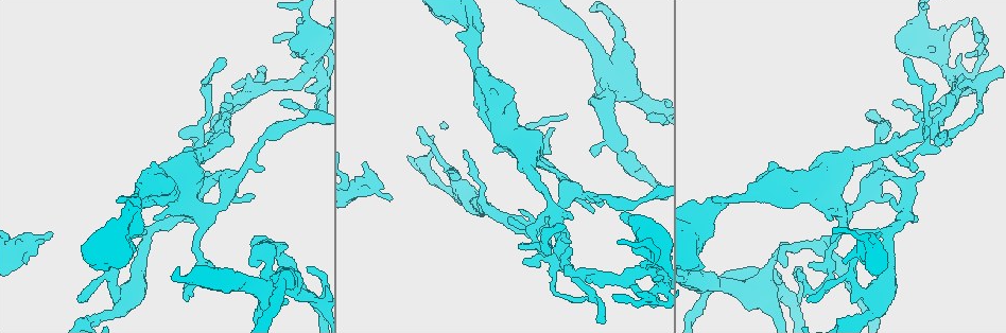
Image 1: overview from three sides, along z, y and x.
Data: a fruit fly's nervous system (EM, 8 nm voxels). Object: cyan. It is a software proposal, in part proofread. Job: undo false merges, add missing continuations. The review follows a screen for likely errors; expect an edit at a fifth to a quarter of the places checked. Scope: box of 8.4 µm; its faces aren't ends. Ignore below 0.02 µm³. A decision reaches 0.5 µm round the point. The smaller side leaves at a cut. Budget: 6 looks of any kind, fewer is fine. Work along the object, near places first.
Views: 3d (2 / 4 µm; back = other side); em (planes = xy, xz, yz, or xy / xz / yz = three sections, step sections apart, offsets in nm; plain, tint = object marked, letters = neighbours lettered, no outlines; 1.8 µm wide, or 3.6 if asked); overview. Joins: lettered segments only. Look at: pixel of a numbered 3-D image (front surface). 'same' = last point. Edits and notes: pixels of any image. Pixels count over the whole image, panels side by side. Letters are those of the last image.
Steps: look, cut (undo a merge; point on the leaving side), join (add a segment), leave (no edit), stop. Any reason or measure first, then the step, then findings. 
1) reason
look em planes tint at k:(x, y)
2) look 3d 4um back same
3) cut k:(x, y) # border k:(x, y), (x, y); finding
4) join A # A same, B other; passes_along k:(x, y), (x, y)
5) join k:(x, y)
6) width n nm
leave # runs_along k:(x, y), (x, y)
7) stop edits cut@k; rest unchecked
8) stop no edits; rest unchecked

sharp bend
look em 3.6um planes tint at 1:(767, 278)

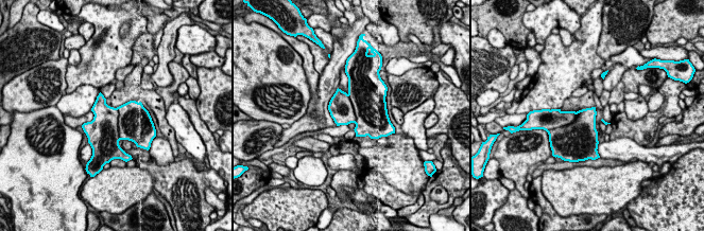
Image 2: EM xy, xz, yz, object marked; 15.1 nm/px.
see the neighbours
look em 3.6um planes letters same

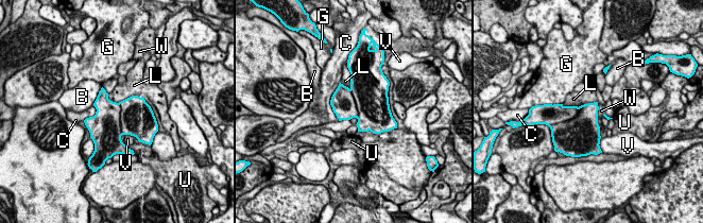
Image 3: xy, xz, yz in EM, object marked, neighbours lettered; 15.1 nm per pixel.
longest_contact C 600 nm
leave # B other, C other, G other, L other, U other, V other, W other; border 3:(597, 102), (598, 116); all the same cell

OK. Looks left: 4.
thick turns thin
look 3d 4um at 1:(25, 246)

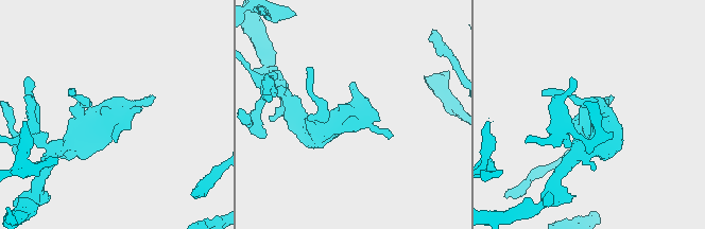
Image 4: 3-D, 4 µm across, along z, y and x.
look em 3.6um planes letters at 4:(116, 115)

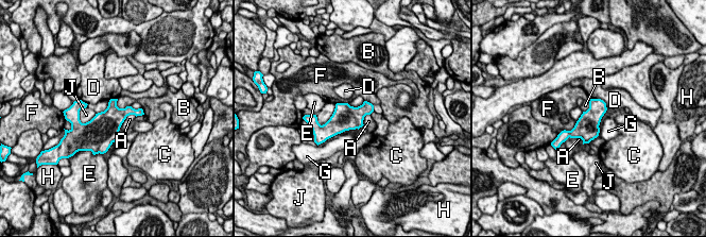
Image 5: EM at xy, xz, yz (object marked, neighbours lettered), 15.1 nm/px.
leave # A other, B other, C other, D other, E other, F other, G other, H other, J other; border 5:(116, 101), (119, 107), (130, 106); one cell here

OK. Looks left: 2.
sharp bend
look 3d 2um at 1:(222, 125)

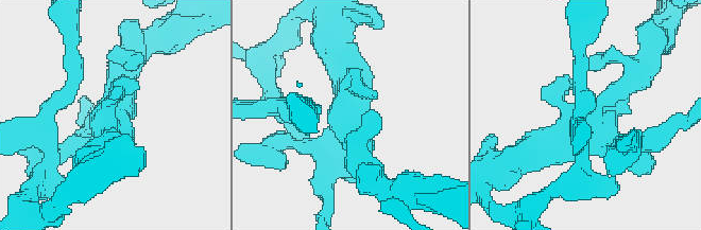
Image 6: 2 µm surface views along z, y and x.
look em planes letters at 6:(593, 121)

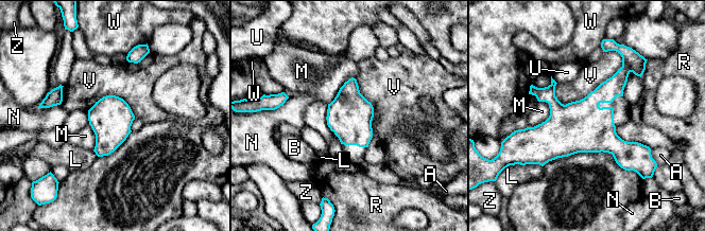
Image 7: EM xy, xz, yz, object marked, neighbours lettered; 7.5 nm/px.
width 320 nm
leave # A other, B other, L other, M other, N other, R other, U other, V other, W other, Z other; border 7:(547, 102), (549, 116), (528, 127); one cell here

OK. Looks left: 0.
stop no edits; rest unchecked

